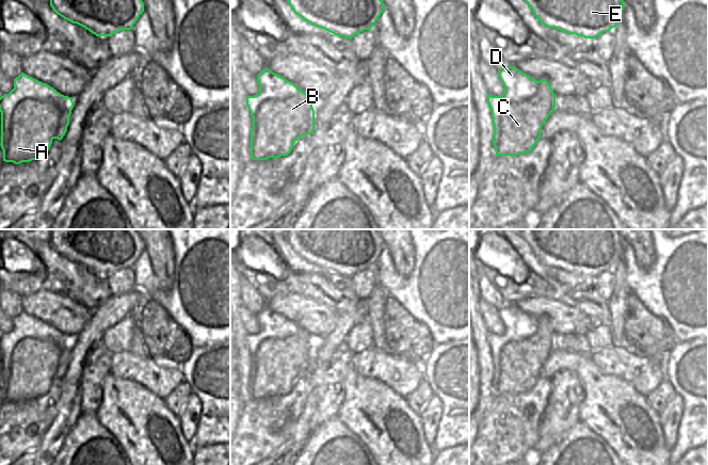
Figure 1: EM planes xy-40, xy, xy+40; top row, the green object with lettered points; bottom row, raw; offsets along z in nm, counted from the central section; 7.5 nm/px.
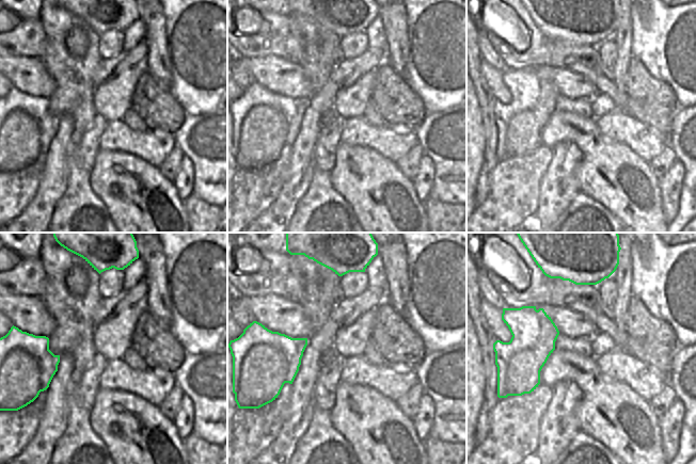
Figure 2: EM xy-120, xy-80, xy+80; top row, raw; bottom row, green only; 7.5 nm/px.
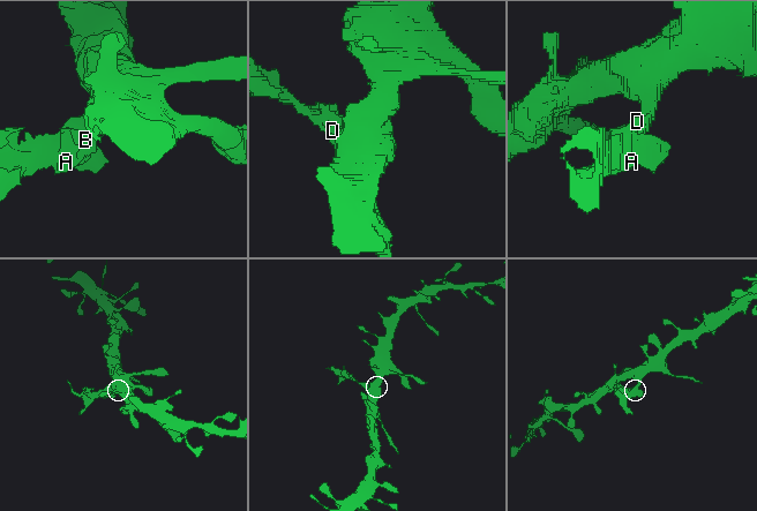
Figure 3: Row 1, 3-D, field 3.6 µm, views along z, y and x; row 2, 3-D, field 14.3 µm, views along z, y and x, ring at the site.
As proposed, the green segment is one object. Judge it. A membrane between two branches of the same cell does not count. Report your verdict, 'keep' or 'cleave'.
cleave

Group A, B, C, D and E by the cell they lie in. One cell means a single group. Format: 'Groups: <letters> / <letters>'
Groups: A B C E / D

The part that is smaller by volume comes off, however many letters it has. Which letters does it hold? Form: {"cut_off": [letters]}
{"cut_off": ["D"]}

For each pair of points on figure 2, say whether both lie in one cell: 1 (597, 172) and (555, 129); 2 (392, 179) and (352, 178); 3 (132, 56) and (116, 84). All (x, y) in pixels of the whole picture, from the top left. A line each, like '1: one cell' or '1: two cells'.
1: one cell
2: one cell
3: two cells

